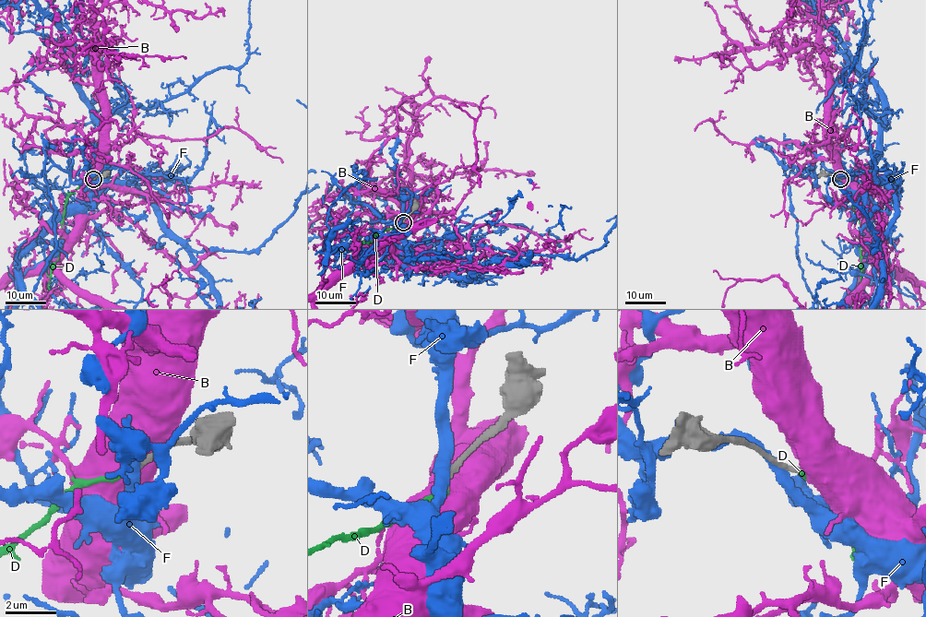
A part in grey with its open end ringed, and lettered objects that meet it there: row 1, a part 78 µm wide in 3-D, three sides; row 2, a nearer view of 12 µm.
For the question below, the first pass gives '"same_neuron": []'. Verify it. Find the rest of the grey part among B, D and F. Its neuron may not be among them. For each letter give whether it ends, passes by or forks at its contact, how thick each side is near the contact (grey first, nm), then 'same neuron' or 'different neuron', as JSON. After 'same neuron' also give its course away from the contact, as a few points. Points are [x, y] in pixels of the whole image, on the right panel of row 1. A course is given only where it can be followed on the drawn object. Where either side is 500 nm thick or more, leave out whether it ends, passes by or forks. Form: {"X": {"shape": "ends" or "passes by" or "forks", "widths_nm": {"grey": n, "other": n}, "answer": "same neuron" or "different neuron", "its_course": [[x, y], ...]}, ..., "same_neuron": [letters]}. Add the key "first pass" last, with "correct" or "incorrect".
{"B": {"widths_nm": {"grey": 200, "other": 750}, "answer": "different neuron"}, "D": {"shape": "ends", "widths_nm": {"grey": 200, "other": 190}, "answer": "different neuron"}, "F": {"shape": "passes by", "widths_nm": {"grey": 280, "other": 440}, "answer": "different neuron"}, "same_neuron": [], "first pass": "correct"}

